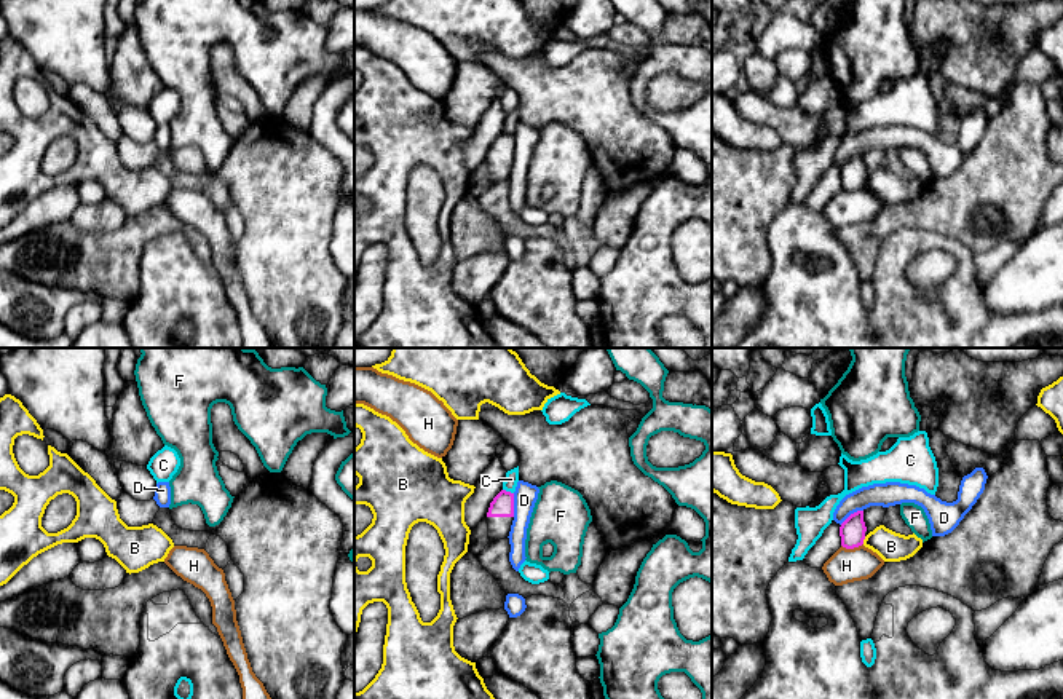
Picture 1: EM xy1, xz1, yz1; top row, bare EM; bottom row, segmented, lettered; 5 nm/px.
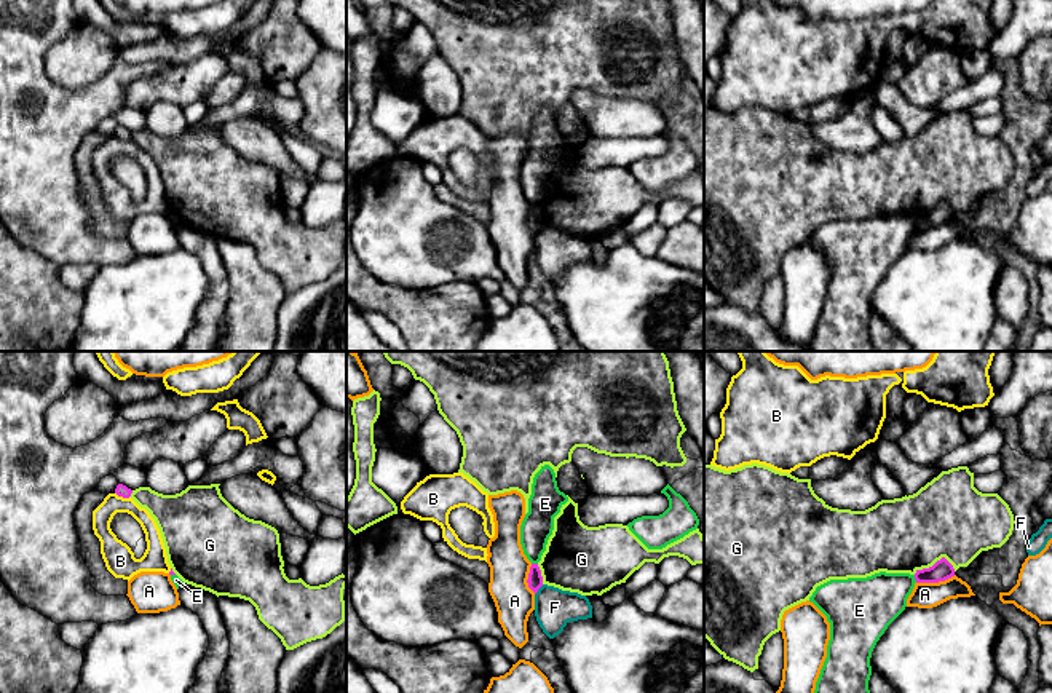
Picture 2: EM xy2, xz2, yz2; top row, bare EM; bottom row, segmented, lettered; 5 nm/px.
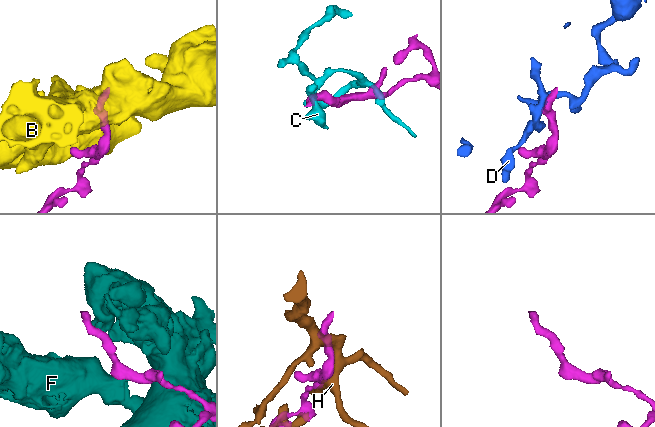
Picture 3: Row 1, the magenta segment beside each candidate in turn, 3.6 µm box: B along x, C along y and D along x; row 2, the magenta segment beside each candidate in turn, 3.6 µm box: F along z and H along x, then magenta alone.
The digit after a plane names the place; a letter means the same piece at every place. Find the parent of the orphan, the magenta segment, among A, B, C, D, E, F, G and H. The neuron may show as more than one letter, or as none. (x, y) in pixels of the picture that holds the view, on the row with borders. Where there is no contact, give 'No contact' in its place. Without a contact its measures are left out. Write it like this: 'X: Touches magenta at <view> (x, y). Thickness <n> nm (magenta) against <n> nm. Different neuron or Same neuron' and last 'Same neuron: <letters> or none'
A: Touches magenta at yz2 (936, 582). Thickness 100 nm (magenta) against 130 nm. Different neuron
B: Touches magenta at xy2 (123, 497). Thickness 60 nm (magenta) against 100 nm. Different neuron
C: Touches magenta at xz1 (508, 492). Thickness 110 nm (magenta) against 70 nm. Different neuron
D: Touches magenta at xz1 (513, 505). Thickness 110 nm (magenta) against 120 nm. Different neuron
E: Touches magenta at yz2 (915, 578). Thickness 100 nm (magenta) against 260 nm. Different neuron
F: Touches magenta at xz2 (538, 588). Thickness 80 nm (magenta) against 190 nm. Different neuron
G: Touches magenta at yz2 (936, 562). Thickness 100 nm (magenta) against 400 nm. Different neuron
H: Touches magenta at yz1 (851, 548). Thickness 130 nm (magenta) against 180 nm. Different neuron
Same neuron: none

